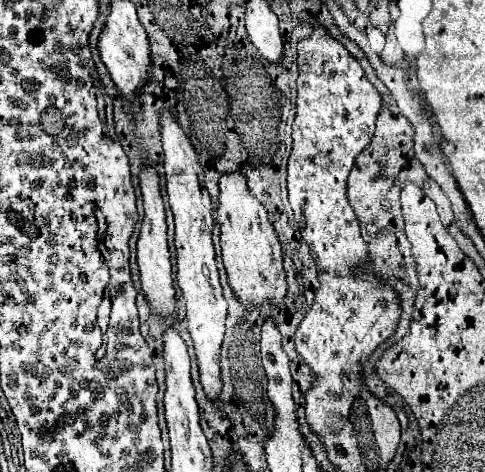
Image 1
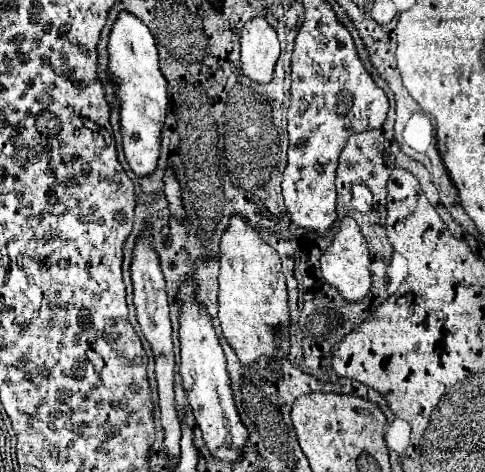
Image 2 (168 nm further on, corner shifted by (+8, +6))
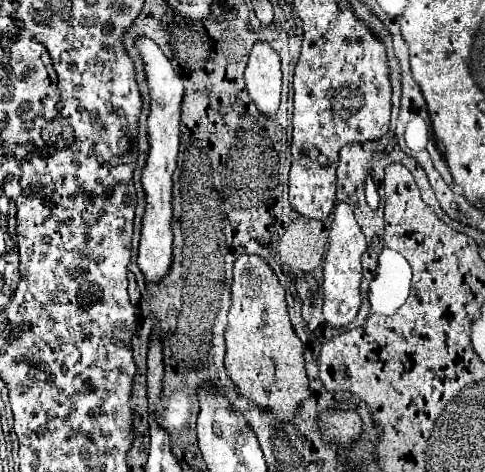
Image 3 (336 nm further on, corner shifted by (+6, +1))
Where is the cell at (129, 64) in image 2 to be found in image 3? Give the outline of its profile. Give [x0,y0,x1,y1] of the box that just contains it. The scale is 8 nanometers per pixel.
[136,37,184,283]

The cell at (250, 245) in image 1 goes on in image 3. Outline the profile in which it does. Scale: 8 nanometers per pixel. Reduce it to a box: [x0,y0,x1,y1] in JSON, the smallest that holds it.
[224,255,310,421]

